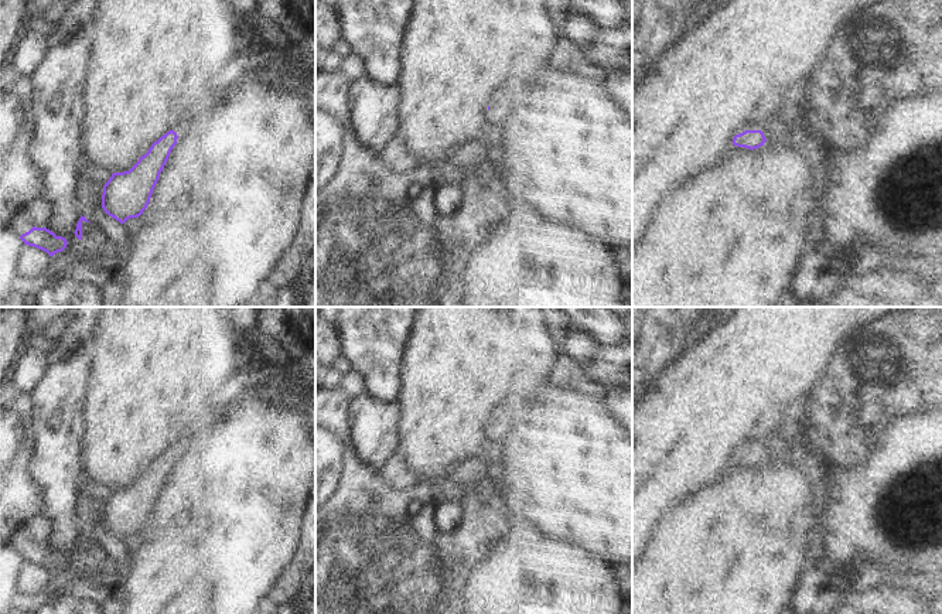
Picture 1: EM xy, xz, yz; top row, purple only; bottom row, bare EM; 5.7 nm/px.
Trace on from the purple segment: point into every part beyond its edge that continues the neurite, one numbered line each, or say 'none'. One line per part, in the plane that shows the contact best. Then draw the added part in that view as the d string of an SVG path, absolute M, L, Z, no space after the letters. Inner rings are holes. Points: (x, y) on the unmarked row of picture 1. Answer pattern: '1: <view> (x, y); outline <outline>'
1: yz (772, 439); outline M768 433L764 441L758 439L748 439L745 441L745 447L761 447L765 456L771 456L774 450L778 448L778 446L779 446L779 434L777 433Z

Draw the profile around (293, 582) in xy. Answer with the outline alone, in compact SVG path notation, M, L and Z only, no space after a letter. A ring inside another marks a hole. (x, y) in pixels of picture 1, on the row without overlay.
M315 488L308 502L310 511L303 521L303 536L297 556L270 594L276 604L293 603L300 594L306 593L307 579L311 573L315 573Z

